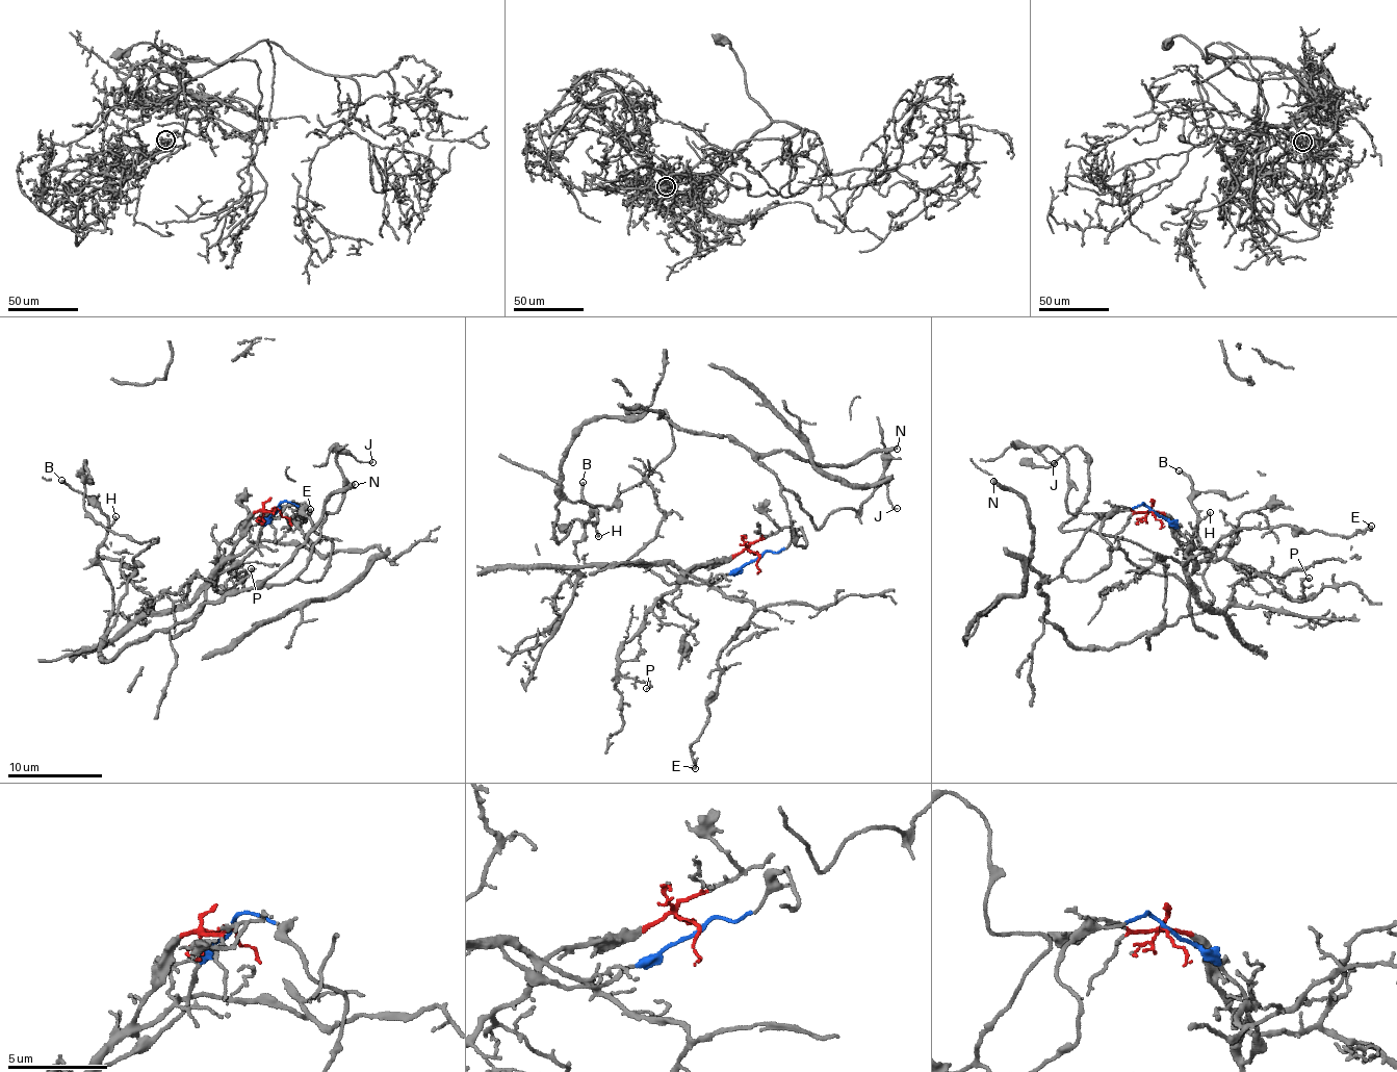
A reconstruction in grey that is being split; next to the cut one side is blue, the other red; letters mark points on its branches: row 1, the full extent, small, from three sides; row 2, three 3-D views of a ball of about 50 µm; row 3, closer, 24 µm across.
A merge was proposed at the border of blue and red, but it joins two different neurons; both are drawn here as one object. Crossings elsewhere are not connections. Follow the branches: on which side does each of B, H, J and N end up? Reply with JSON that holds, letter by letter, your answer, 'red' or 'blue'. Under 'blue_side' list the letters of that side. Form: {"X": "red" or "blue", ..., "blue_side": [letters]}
{"B": "blue", "H": "blue", "J": "blue", "N": "blue", "blue_side": ["B", "H", "J", "N"]}

